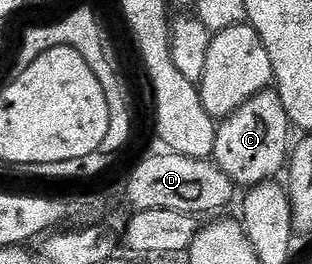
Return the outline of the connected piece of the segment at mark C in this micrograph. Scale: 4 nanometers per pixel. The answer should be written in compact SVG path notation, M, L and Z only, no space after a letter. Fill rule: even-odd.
M276 90L260 92L217 124L211 159L238 189L254 188L259 183L282 175L291 152L289 132L291 125L279 93Z

